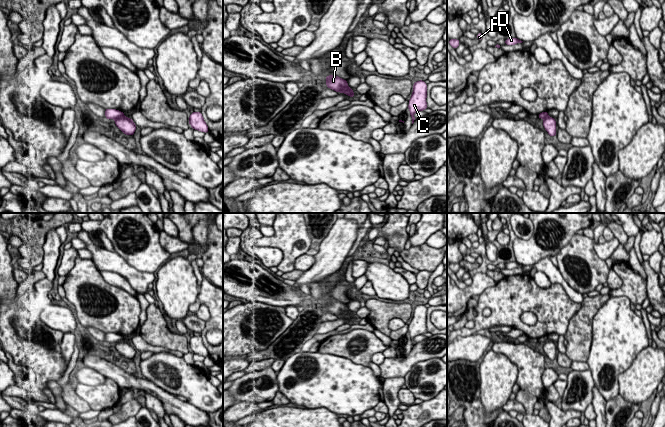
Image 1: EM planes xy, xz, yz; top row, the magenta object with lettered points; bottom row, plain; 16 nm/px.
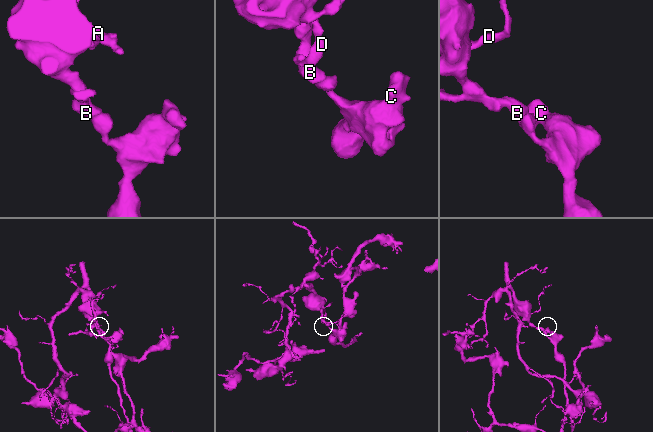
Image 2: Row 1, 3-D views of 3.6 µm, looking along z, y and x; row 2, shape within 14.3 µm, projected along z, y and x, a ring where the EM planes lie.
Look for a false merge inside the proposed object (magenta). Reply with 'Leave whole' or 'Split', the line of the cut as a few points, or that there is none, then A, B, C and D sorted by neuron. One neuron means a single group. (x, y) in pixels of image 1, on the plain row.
Split. Split along xy (124, 340), (115, 344). Groups: A B D / C

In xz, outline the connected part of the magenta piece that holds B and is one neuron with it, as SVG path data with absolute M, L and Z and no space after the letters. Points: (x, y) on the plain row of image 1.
M328 299L326 302L326 310L338 317L348 312L347 304L344 304L338 300Z

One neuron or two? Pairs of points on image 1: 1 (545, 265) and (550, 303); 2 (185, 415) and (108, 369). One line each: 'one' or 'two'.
1: two
2: one

